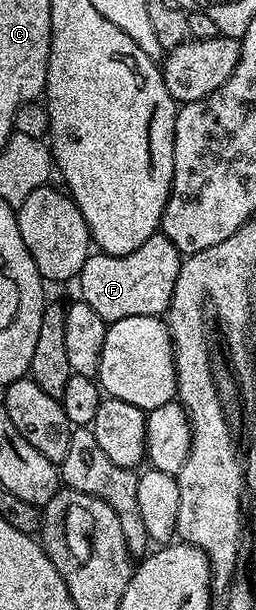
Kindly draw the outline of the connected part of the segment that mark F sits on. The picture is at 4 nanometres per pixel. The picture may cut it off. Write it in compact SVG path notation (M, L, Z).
M157 231L130 255L110 255L93 252L86 259L78 278L80 284L79 300L90 303L98 315L109 323L118 319L130 319L130 315L160 317L167 314L170 299L174 295L174 283L178 283L178 271L182 255L166 239L166 235Z

